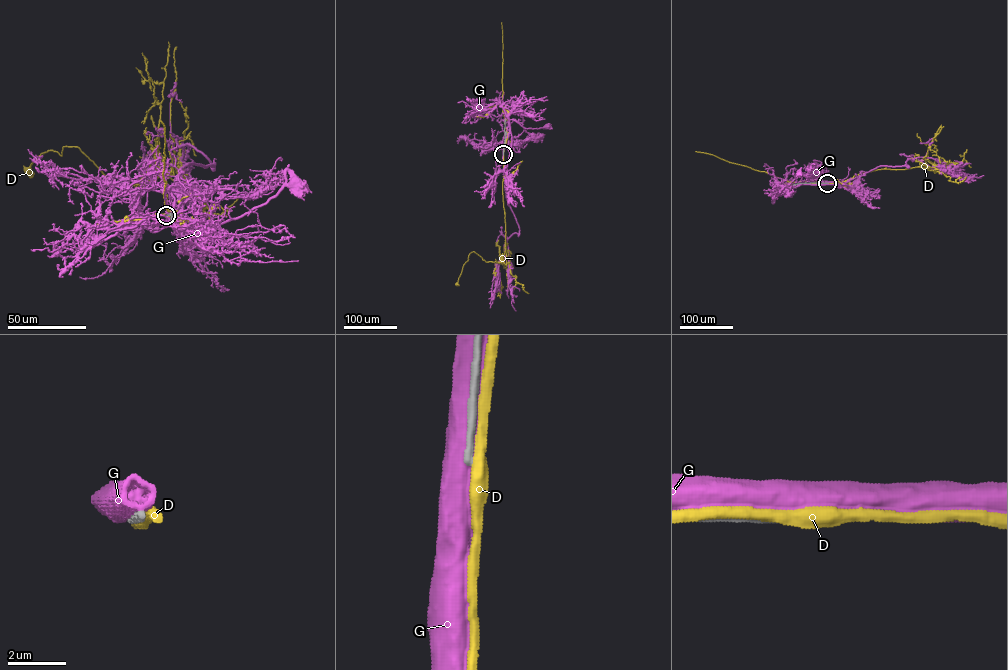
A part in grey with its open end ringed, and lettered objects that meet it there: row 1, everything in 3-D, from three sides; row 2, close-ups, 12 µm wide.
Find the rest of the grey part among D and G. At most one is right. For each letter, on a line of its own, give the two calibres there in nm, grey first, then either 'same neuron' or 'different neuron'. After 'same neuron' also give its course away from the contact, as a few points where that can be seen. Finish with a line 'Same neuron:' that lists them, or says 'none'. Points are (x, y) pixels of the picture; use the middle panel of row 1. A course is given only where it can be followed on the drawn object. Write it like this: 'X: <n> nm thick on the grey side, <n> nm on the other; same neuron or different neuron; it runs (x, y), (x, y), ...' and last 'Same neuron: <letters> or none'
D: 280 nm thick on the grey side, 360 nm on the other; different neuron
G: 280 nm thick on the grey side, 750 nm on the other; different neuron
Same neuron: none

